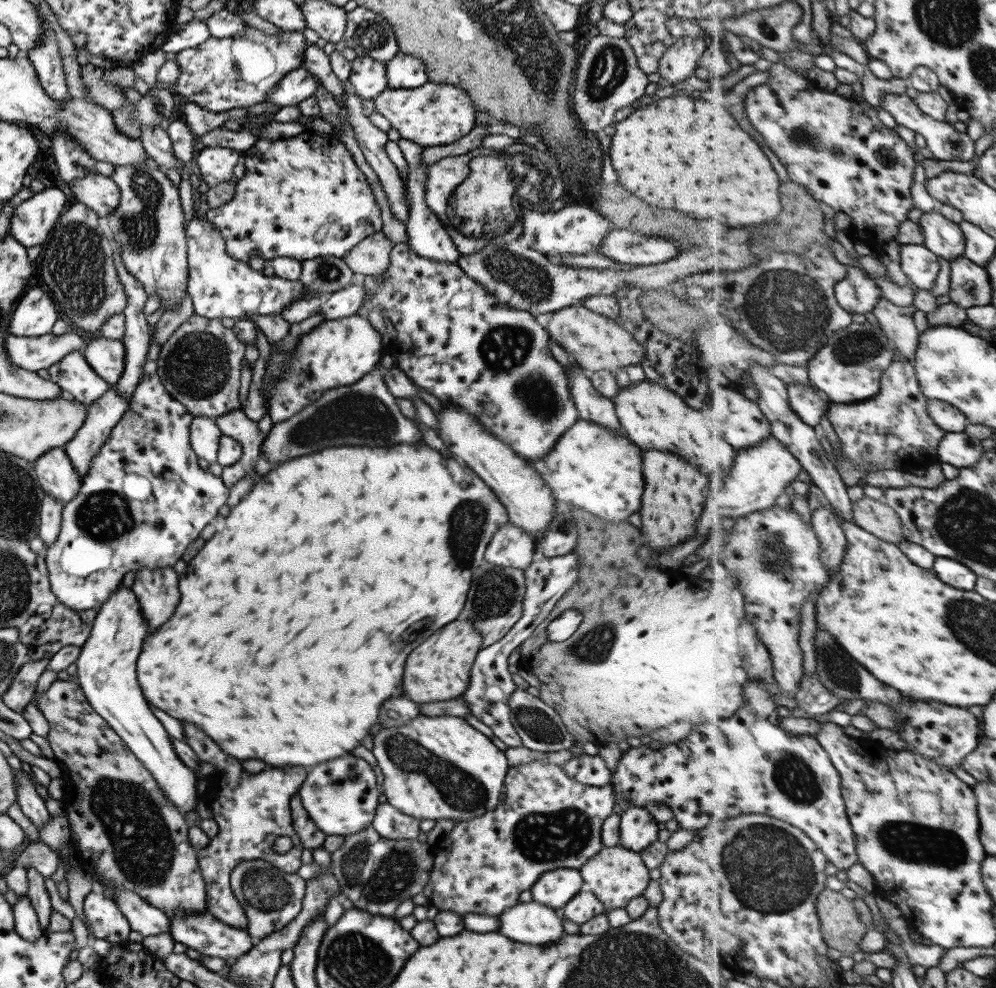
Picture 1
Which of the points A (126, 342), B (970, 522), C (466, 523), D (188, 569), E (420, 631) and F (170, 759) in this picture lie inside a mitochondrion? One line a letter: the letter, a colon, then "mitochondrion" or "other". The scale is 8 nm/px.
A: other
B: mitochondrion
C: mitochondrion
D: other
E: other
F: other

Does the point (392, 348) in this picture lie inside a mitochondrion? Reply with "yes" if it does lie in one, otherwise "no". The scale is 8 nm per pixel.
no

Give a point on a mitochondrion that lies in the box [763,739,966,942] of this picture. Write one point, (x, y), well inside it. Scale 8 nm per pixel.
(792, 775)

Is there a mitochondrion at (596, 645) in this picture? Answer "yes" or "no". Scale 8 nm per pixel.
yes

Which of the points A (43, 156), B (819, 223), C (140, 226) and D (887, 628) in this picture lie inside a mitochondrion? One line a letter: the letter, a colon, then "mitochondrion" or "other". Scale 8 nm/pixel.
A: other
B: other
C: mitochondrion
D: other

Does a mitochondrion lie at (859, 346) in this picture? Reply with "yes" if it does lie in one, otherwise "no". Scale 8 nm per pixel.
yes

